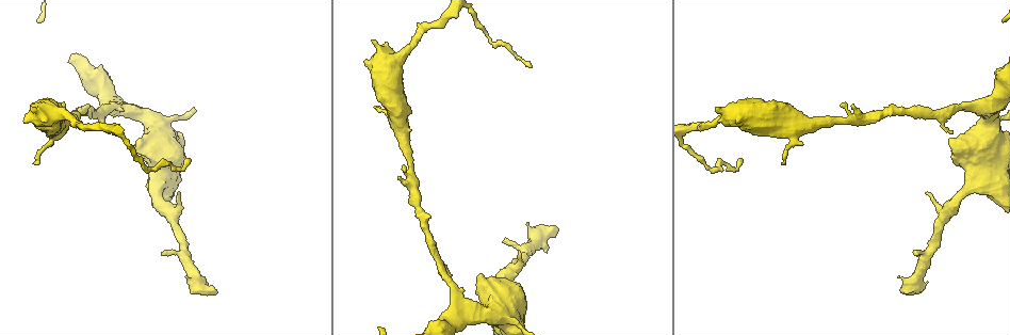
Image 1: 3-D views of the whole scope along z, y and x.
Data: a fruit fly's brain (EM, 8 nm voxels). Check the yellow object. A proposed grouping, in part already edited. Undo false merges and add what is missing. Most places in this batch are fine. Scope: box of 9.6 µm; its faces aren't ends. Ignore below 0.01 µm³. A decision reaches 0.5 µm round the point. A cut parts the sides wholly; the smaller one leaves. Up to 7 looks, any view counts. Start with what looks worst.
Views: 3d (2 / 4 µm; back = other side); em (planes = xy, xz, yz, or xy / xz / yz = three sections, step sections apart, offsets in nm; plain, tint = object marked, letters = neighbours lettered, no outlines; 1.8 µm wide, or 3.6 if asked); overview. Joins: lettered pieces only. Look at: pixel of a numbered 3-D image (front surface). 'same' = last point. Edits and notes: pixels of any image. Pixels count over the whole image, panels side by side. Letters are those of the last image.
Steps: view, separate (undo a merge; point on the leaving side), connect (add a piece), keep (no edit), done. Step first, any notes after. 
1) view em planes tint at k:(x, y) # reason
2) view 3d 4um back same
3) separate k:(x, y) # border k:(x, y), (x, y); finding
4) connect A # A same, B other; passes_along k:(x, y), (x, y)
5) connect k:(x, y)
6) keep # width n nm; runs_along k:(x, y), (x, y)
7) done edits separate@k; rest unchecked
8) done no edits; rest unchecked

view em yz step 16 tint at 1:(216, 292) # an open end

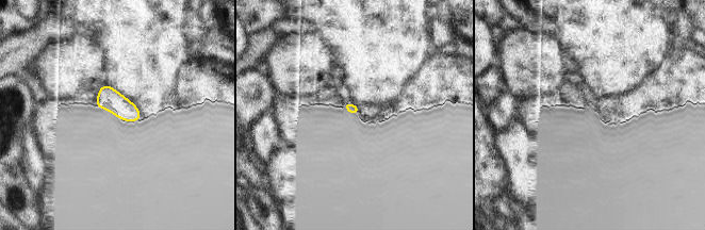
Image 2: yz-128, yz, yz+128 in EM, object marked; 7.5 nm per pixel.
view em planes letters same # cut it another way

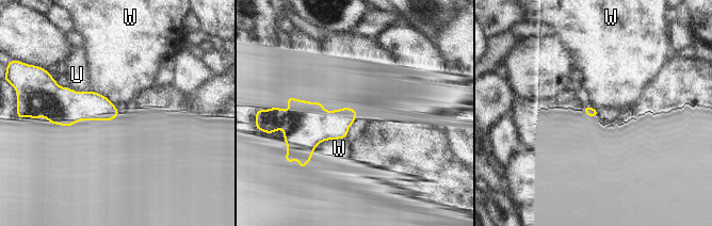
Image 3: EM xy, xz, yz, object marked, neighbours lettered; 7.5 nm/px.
keep # U other, W other; no lettered piece goes on from it

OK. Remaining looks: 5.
view 3d 4um at 1:(925, 192) # branch stops here

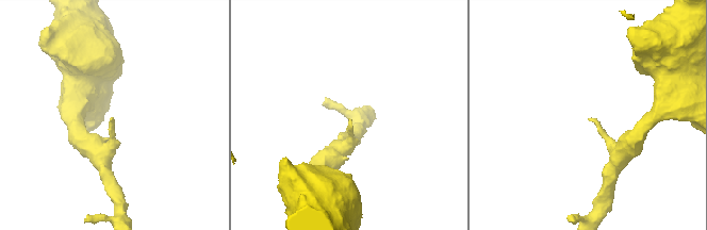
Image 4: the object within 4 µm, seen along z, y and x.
view em planes plain at 4:(348, 121) # now the EM

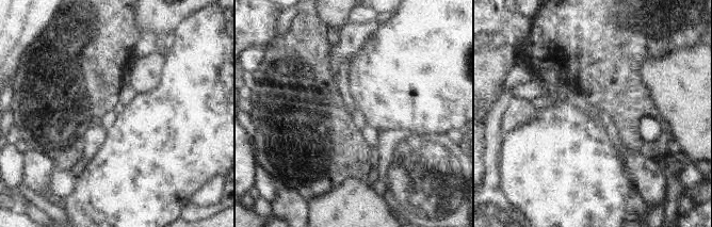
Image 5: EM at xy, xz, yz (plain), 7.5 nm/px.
view em planes letters same

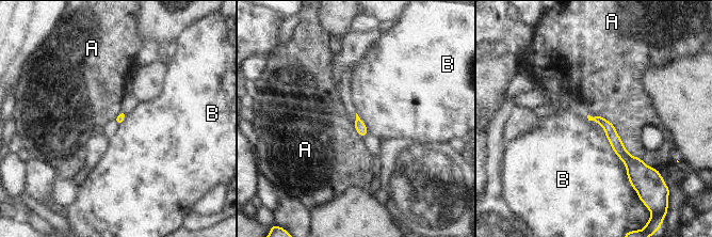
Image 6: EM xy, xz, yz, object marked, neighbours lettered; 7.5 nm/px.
keep # longest_contact A 480 nm; A other, B other; none of them fits

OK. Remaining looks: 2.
view em 3.6um planes letters at 1:(997, 144) # sudden change in width

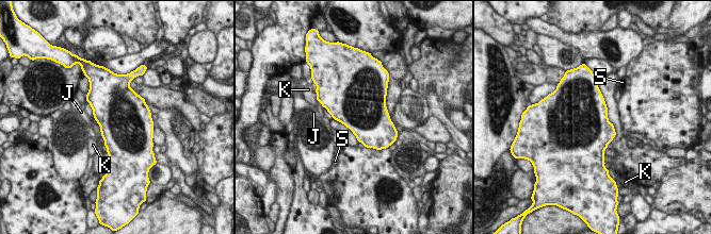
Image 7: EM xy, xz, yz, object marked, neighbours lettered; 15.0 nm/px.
keep # J other, K other, S other; border 7:(87, 101), (94, 117); one neuron here

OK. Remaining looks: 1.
done no edits; rest unchecked

